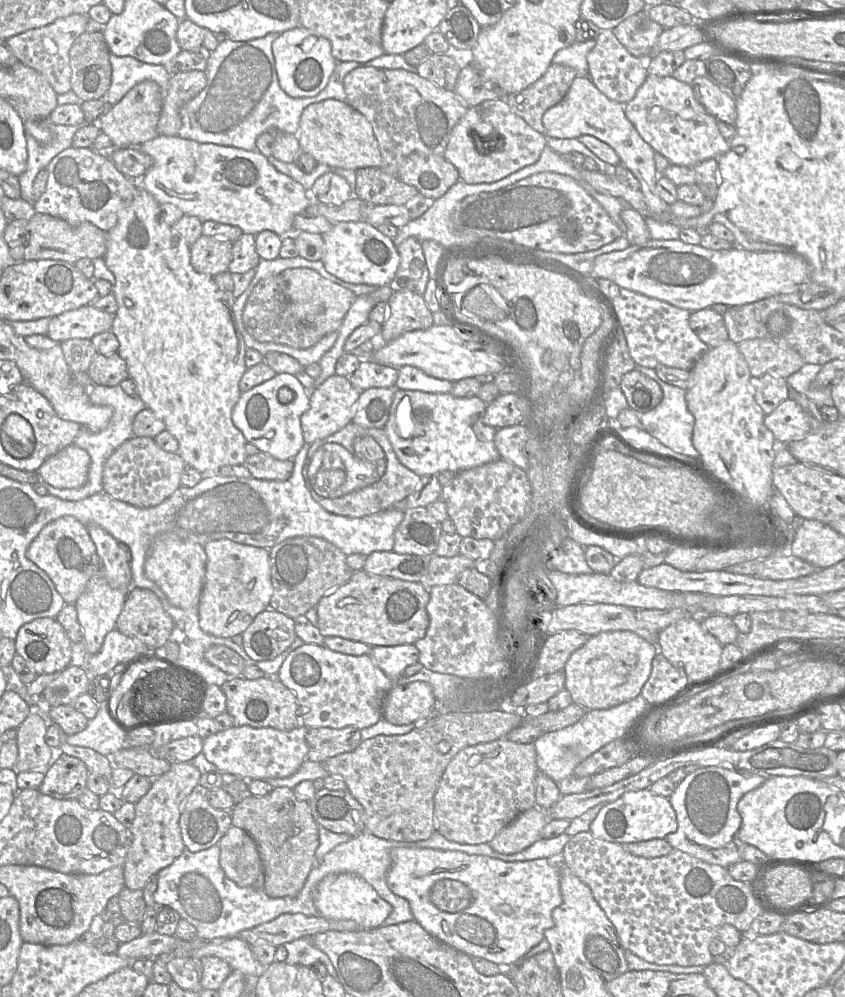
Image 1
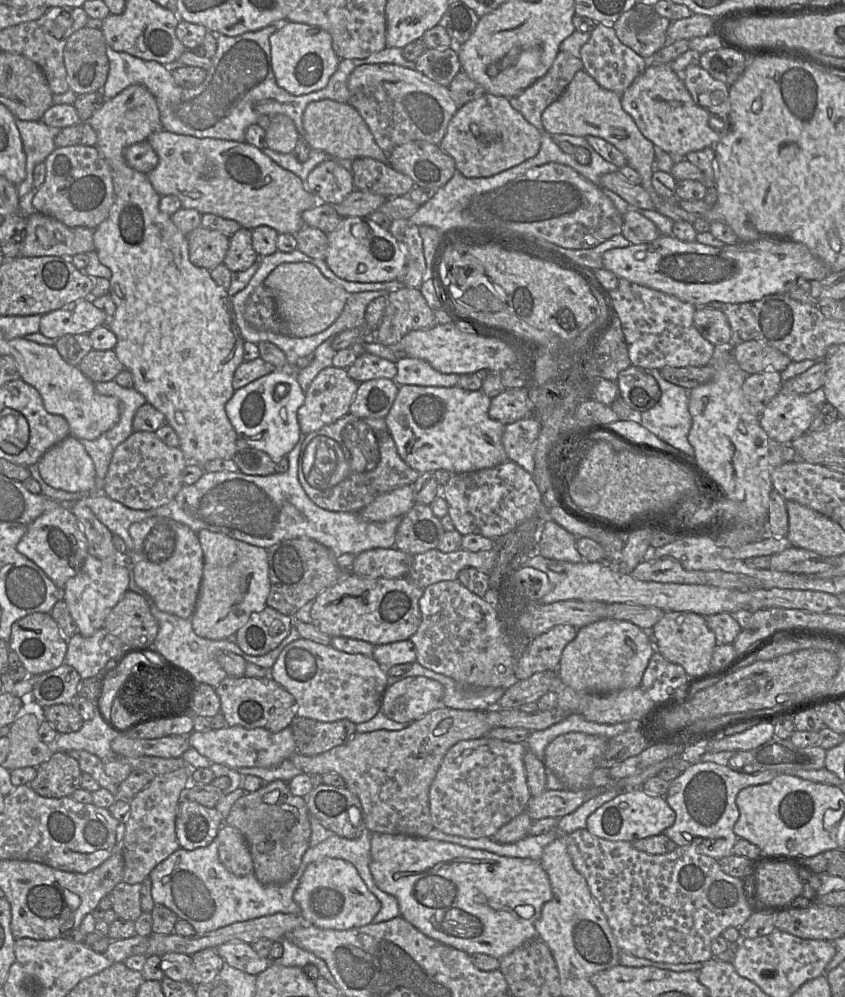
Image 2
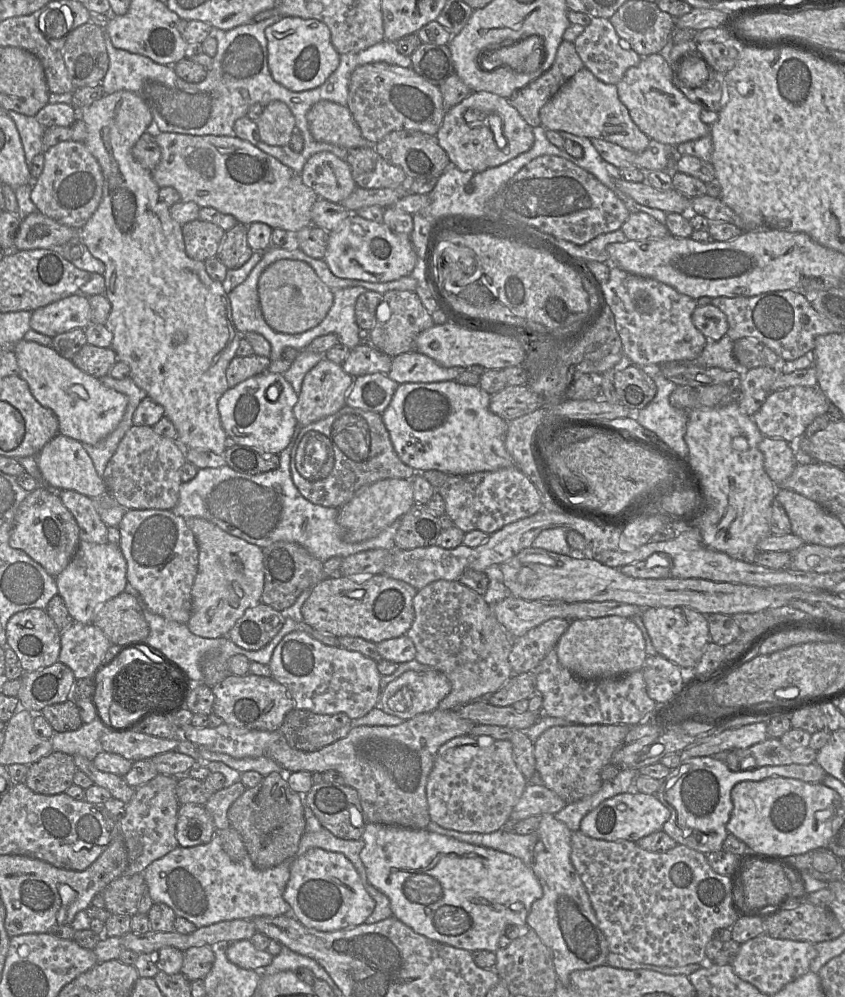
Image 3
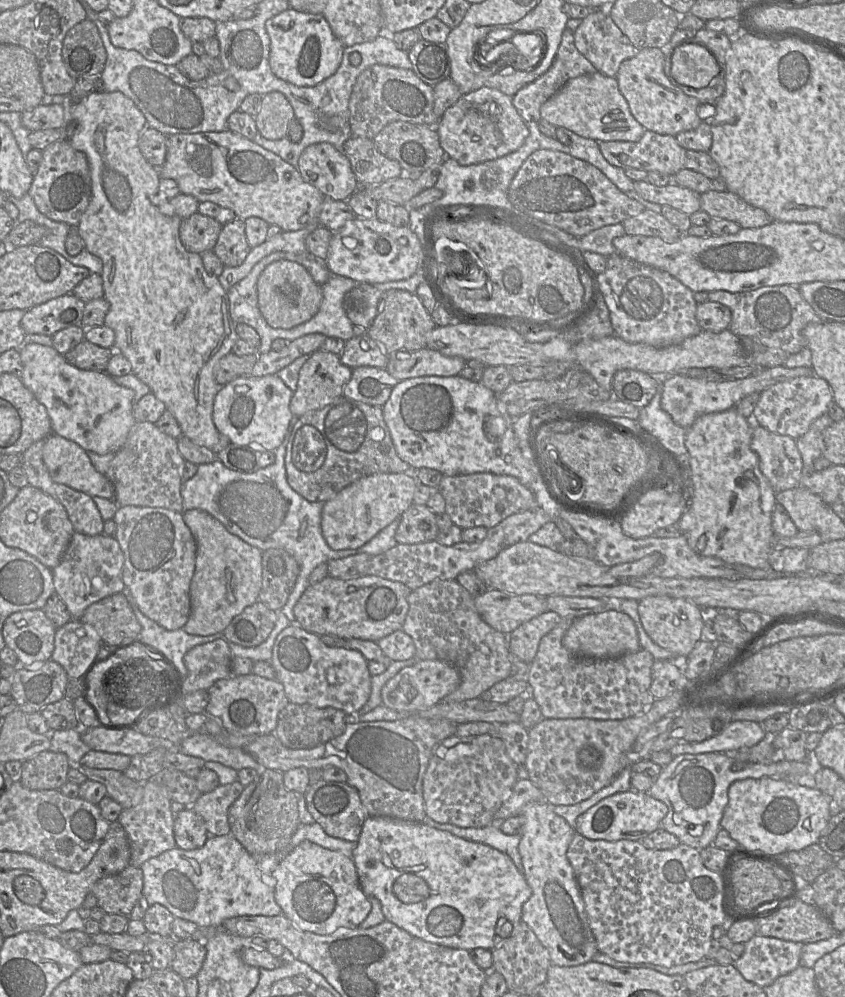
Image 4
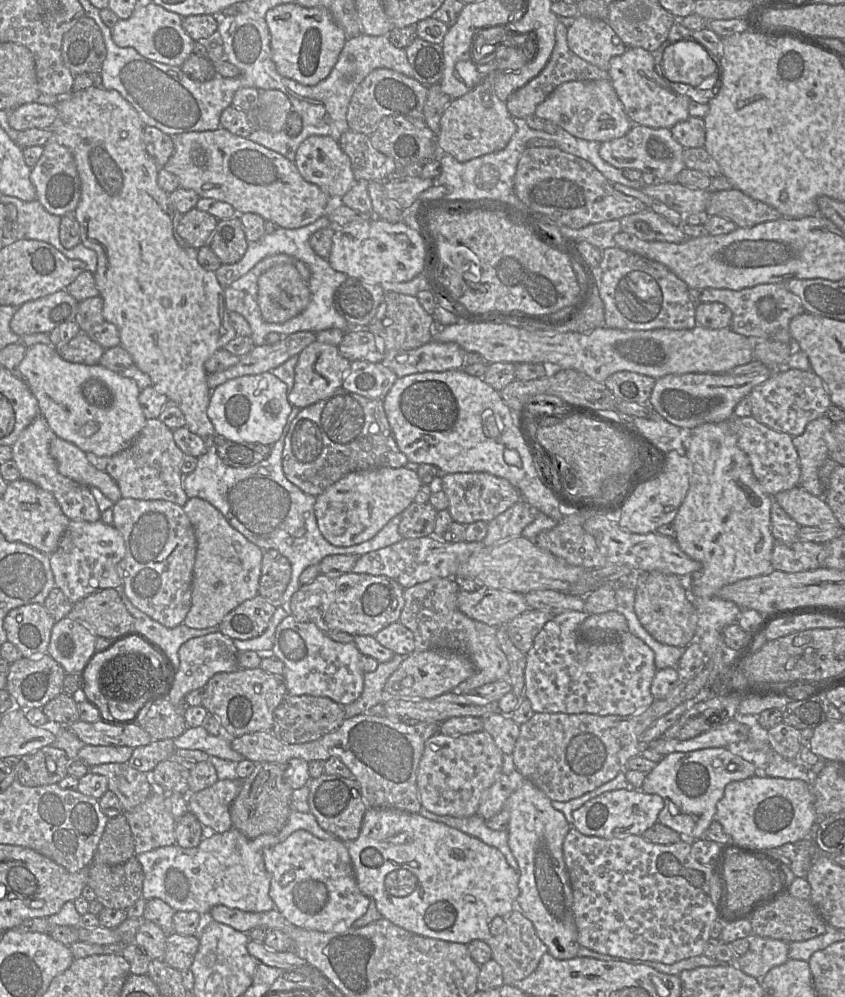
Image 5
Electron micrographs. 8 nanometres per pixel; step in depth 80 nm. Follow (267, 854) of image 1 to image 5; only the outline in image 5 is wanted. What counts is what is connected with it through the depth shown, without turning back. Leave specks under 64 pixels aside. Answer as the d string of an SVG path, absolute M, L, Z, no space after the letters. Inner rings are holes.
M256 762L253 772L242 780L242 789L231 805L231 819L233 827L248 839L277 833L288 822L293 789L285 782L282 767L270 762Z

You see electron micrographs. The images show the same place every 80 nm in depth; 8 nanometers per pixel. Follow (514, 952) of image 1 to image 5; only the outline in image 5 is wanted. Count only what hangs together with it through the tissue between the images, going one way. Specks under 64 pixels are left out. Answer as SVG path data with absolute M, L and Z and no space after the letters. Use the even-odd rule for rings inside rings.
M369 807L364 815L360 834L357 839L347 843L355 878L363 894L374 900L383 918L393 924L420 936L445 940L449 942L468 944L473 940L487 941L492 935L490 925L496 916L504 916L517 908L519 896L519 872L517 873L507 862L505 856L495 847L478 838L468 835L447 824L430 820L419 813L409 813L396 809Z

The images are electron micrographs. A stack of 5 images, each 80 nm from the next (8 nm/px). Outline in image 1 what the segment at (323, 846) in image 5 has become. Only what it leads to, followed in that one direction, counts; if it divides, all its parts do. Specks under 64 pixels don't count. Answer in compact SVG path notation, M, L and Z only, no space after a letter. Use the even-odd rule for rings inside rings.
M350 872L327 875L317 886L314 904L319 916L327 919L352 920L361 929L380 927L392 911L392 906L362 877Z

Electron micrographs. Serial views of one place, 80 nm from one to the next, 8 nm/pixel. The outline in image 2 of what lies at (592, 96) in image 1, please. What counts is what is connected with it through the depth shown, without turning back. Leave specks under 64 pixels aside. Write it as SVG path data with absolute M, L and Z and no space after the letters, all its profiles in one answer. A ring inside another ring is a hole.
M580 70L563 94L542 113L542 124L545 132L551 135L567 134L578 137L595 136L615 146L626 158L627 165L641 176L641 186L650 194L655 210L675 221L694 223L702 214L693 214L683 210L677 199L665 199L660 196L652 185L655 170L655 145L644 137L633 118L624 111L621 95L602 88L586 71Z

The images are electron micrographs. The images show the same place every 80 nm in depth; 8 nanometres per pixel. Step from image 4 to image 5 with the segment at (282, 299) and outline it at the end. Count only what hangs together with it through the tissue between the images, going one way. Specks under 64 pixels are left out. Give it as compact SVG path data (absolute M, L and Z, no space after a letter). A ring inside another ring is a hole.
M279 264L258 278L257 302L263 319L284 323L300 314L309 304L311 292L295 266Z

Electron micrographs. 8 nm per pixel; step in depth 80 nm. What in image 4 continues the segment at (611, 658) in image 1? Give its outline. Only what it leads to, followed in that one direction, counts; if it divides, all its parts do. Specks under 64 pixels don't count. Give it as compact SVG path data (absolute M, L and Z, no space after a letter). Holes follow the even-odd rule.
M617 610L588 614L574 619L563 636L562 644L574 656L586 658L617 658L641 649L633 620Z

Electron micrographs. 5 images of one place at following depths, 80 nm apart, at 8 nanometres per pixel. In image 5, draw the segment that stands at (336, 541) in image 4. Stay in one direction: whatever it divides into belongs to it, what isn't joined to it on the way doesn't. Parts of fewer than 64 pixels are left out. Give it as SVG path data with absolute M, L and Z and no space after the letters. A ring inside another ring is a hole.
M381 467L350 473L316 497L314 511L318 528L334 546L363 543L413 503L421 486L417 471L407 467Z

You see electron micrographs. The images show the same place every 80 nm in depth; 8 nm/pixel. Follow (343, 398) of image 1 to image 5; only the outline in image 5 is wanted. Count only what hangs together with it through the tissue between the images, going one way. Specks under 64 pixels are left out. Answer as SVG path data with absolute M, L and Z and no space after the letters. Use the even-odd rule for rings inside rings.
M314 341L298 354L295 366L294 386L288 393L291 405L304 408L319 402L342 387L343 380L350 371L350 361L343 357L338 347Z

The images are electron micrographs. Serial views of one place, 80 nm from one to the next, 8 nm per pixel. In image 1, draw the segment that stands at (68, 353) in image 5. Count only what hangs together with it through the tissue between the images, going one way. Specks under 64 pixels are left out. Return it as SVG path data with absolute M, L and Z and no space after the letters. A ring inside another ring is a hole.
M97 353L87 374L95 384L106 387L120 385L129 378L126 363L118 354L105 356Z

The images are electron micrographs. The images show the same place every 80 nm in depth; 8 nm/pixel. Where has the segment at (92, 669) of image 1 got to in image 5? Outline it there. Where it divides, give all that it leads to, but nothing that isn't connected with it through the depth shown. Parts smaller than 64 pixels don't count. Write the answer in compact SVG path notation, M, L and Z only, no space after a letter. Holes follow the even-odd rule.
M68 617L53 625L47 654L67 673L82 673L96 653L96 636L86 625Z

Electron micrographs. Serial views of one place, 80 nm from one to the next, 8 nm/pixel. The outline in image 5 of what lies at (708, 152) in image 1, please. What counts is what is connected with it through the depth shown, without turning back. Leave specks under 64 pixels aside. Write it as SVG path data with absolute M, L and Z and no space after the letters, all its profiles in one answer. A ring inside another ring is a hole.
M627 48L623 54L610 60L609 80L633 124L655 129L671 129L678 122L690 117L689 104L692 100L663 81L654 66L652 52L643 48Z

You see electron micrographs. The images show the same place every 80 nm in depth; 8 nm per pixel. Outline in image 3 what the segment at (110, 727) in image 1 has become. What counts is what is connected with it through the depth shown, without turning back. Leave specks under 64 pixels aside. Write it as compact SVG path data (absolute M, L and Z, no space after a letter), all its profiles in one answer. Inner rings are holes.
M96 718L88 723L82 724L80 728L69 732L54 732L52 735L52 749L55 752L64 752L69 755L81 755L91 761L104 751L100 738L107 732Z

